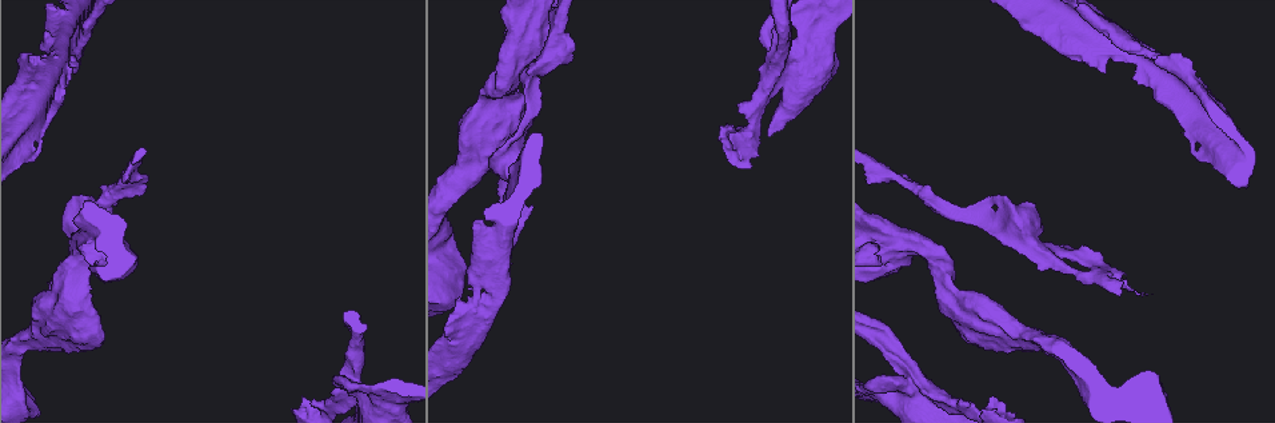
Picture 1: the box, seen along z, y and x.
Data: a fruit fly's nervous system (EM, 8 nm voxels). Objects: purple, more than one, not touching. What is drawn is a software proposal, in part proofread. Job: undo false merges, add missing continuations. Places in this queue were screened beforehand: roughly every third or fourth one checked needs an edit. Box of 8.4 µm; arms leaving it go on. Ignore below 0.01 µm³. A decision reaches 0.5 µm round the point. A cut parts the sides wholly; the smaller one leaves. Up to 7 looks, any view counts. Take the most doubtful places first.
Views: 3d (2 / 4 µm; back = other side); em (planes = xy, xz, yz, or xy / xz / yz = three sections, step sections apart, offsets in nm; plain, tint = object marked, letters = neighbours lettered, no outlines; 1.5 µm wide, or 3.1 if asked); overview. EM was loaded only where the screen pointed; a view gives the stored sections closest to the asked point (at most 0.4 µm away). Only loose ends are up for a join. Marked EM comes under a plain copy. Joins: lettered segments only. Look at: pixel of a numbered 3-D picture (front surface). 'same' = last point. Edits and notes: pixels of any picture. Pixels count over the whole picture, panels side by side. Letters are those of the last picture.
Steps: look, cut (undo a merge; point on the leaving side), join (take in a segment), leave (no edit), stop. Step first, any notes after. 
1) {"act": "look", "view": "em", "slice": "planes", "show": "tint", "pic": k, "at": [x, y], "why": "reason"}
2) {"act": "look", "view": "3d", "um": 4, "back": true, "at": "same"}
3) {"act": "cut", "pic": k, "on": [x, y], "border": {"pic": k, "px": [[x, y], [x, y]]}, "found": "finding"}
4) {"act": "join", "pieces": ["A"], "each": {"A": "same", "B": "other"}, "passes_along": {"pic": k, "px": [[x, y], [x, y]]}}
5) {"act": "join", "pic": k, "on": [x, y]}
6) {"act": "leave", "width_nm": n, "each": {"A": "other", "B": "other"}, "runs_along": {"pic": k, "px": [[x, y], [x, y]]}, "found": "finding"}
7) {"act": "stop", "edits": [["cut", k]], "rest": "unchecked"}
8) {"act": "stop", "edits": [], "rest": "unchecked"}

{"act": "look", "view": "3d", "um": 4, "pic": 1, "at": [899, 178], "why": "free end"}

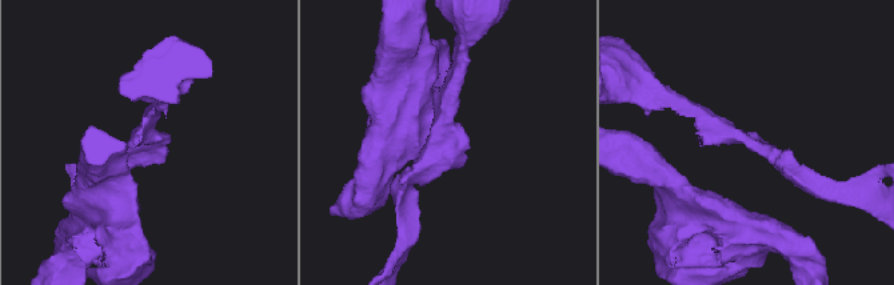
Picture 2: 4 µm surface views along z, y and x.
{"act": "look", "view": "em", "slice": "planes", "show": "letters", "pic": 2, "at": [752, 141]}

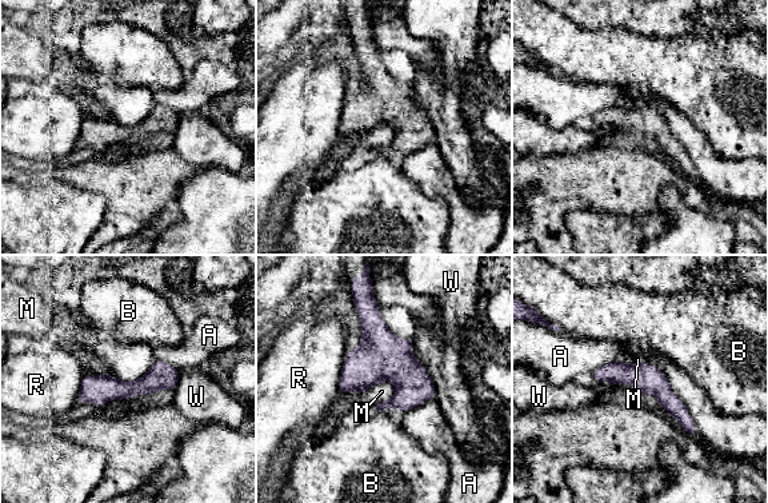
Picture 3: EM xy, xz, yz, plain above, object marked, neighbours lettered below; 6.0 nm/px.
{"act": "leave", "longest_contact_nm": ["A", 440], "each": {"A": "other", "B": "other", "M": "other", "R": "other", "W": "other"}, "border": {"pic": 3, "px": [[395, 386], [378, 382], [362, 394]]}, "found": "none of them fits"}

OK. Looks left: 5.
{"act": "look", "view": "3d", "um": 4, "pic": 1, "at": [1050, 254], "why": "thin arm on a thick one"}

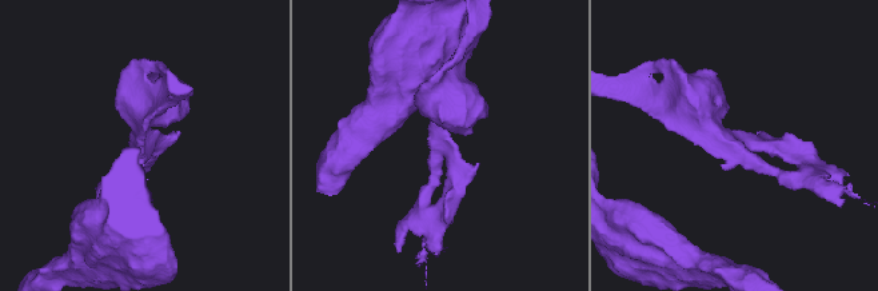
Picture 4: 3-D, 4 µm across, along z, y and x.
{"act": "look", "view": "em", "slice": "xy", "step": 8, "show": "tint", "pic": 4, "at": [741, 149], "arms": 3, "arm_widths_nm": [180, 220, 480], "why": "need the tissue"}

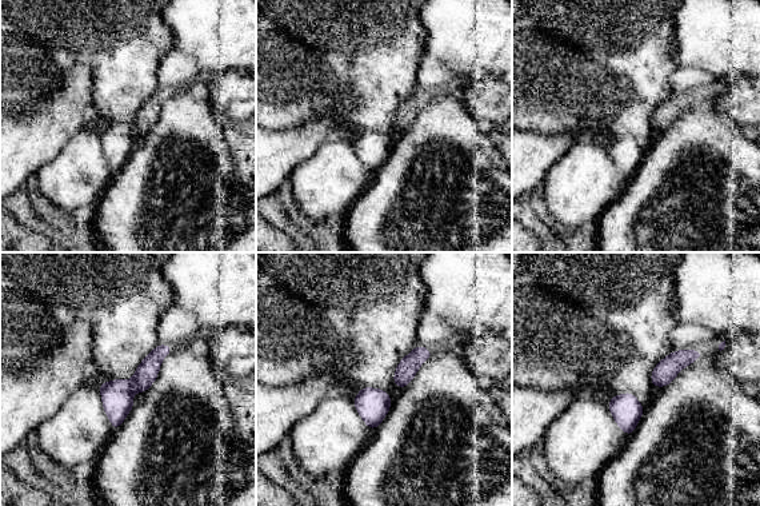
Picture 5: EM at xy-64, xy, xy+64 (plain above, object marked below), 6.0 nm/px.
{"act": "look", "view": "em", "slice": "yz", "step": 4, "show": "letters", "at": "same"}

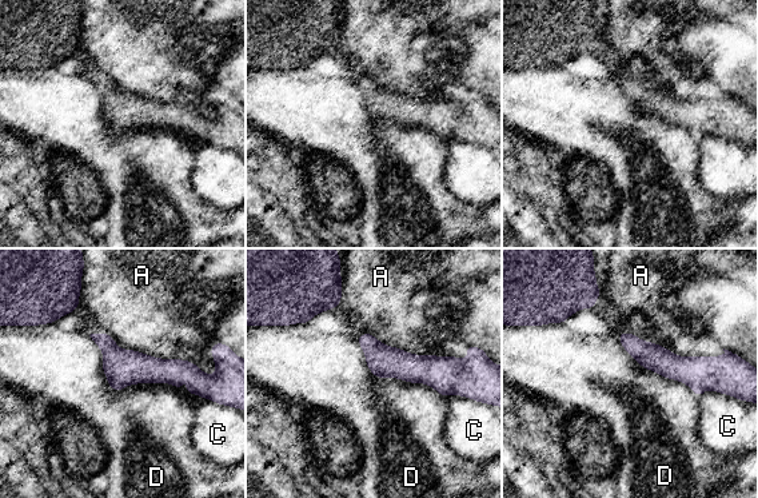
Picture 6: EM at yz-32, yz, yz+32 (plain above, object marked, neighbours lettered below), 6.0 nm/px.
{"act": "leave", "each": {"A": "other", "C": "other", "D": "other"}, "runs_along": {"pic": 6, "px": [[95, 337], [128, 367], [195, 386]]}, "found": "one cell here"}

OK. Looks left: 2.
{"act": "stop", "edits": [], "rest": "unchecked"}

